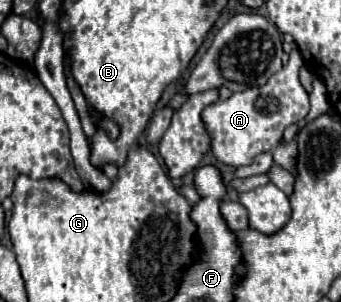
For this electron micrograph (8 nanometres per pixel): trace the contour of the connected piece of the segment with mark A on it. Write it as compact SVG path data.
M297 49L289 53L289 63L277 71L263 87L253 87L241 93L233 93L225 101L215 101L207 105L201 113L205 129L211 137L213 155L231 167L251 165L259 153L273 151L281 137L283 129L291 123L299 123L309 113L309 95L299 83L299 67L303 59Z

